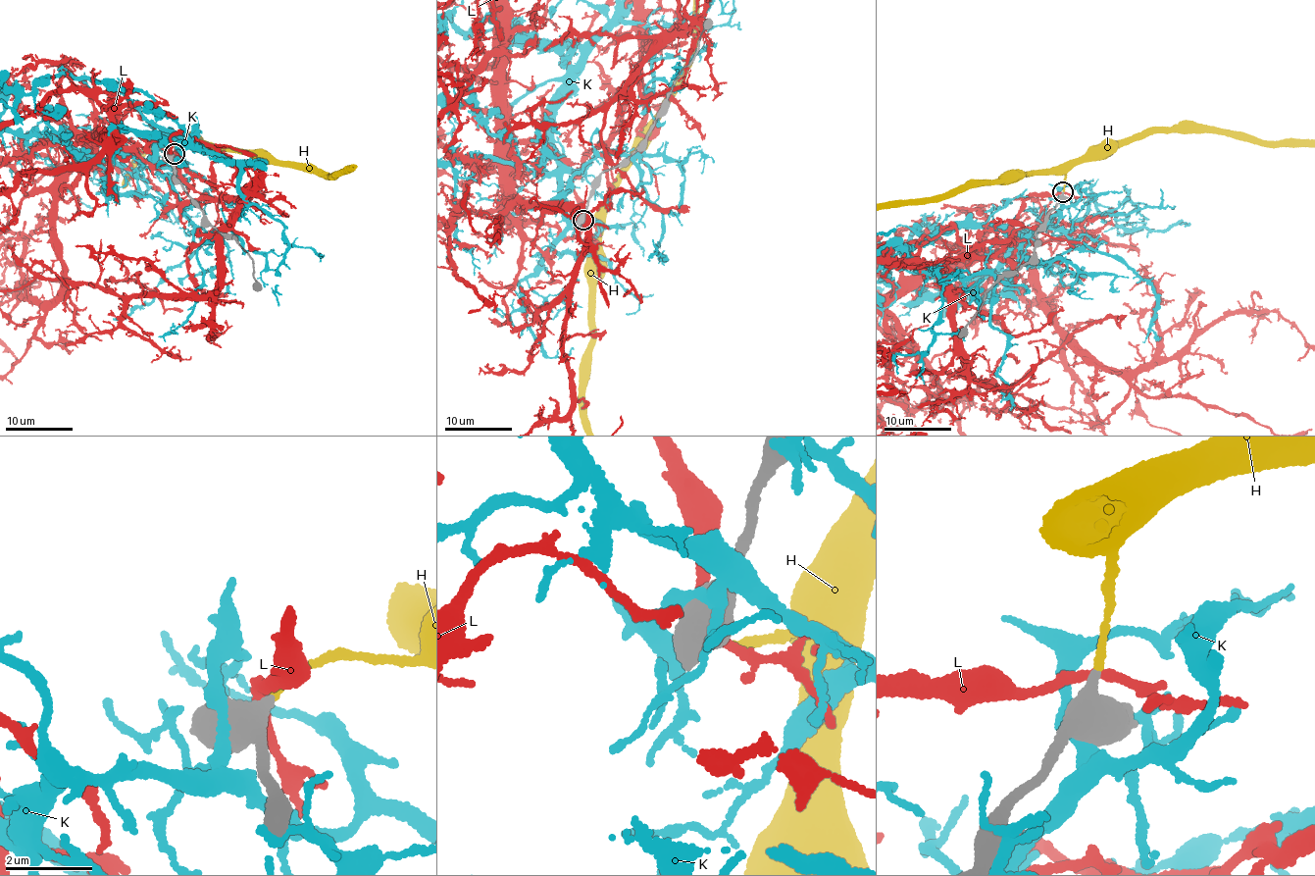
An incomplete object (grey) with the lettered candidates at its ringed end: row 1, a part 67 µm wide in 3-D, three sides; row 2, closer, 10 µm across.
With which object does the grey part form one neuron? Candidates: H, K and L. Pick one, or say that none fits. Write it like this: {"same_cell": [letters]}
{"same_cell": ["H"]}

